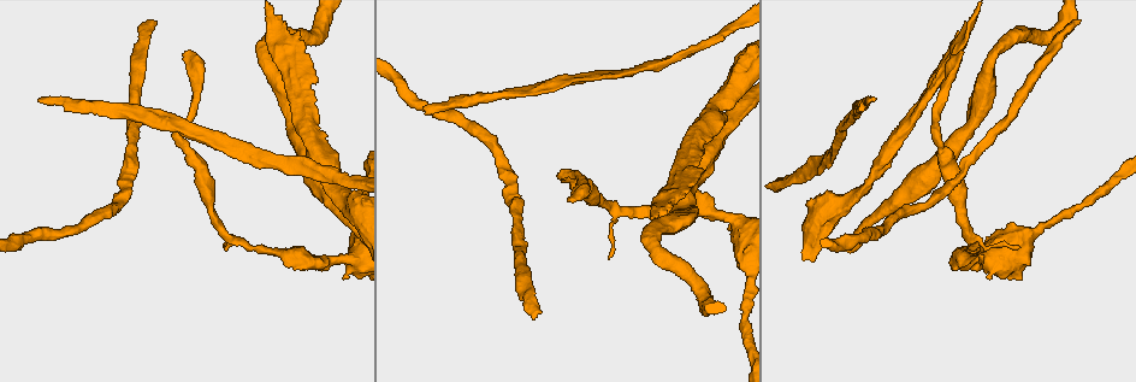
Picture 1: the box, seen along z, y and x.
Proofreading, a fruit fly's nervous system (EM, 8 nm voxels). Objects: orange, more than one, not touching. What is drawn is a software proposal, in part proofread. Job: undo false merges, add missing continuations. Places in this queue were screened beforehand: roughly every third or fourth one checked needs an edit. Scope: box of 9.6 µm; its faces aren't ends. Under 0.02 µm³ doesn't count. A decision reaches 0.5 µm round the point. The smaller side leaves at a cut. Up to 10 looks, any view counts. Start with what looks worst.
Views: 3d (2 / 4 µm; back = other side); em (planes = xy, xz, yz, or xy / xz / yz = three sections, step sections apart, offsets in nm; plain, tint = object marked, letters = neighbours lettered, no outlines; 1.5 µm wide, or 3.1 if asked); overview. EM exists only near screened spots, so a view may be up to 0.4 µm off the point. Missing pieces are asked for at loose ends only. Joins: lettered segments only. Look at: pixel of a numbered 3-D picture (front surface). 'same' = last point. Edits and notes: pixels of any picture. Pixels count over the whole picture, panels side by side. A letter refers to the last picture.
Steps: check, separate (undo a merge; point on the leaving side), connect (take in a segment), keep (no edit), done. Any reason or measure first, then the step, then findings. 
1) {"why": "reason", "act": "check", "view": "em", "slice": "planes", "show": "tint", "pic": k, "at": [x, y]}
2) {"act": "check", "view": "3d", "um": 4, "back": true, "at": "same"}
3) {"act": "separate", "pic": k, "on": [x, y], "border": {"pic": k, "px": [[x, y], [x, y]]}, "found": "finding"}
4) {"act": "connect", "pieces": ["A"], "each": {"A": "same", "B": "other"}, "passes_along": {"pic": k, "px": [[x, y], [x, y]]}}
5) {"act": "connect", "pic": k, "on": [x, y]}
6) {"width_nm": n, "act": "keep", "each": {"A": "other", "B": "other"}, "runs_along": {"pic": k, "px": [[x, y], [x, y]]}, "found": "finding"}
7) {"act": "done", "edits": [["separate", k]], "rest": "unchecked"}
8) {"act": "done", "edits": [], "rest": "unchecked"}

{"why": "end of a long branch", "act": "check", "view": "3d", "um": 4, "pic": 1, "at": [873, 96]}

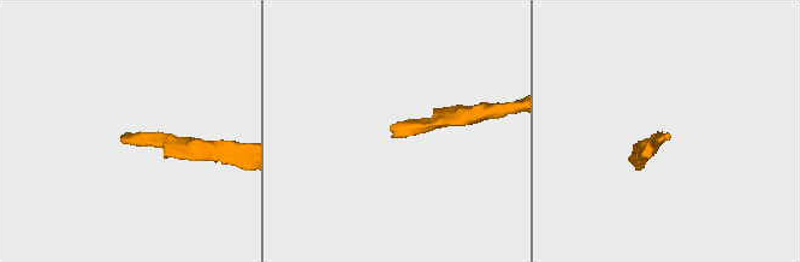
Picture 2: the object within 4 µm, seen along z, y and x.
{"act": "check", "view": "em", "slice": "planes", "show": "letters", "pic": 2, "at": [670, 137]}

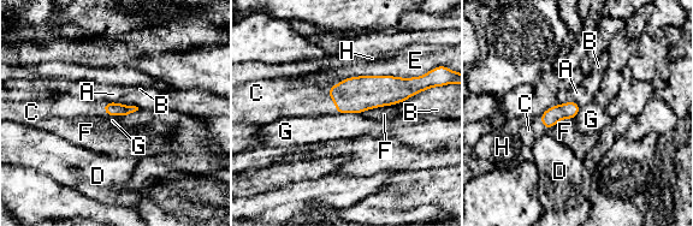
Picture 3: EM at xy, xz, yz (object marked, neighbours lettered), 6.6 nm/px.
{"act": "connect", "pieces": ["C"], "each": {"A": "other", "B": "other", "C": "same", "D": "other", "E": "other", "F": "other", "G": "other", "H": "other"}, "found": "it goes on there"}

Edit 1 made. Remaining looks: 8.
{"why": "end of a long branch", "act": "check", "view": "3d", "um": 4, "pic": 1, "at": [962, 53]}

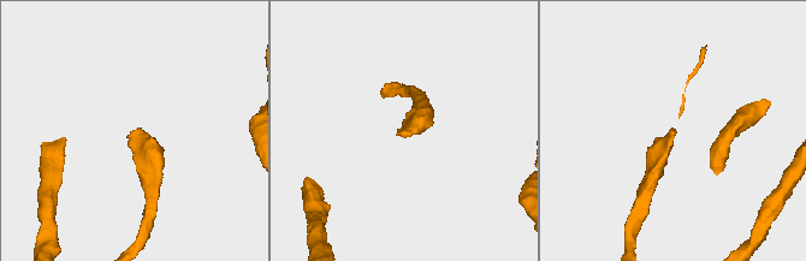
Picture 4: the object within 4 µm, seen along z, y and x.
{"act": "check", "view": "em", "slice": "planes", "show": "letters", "pic": 4, "at": [130, 132]}

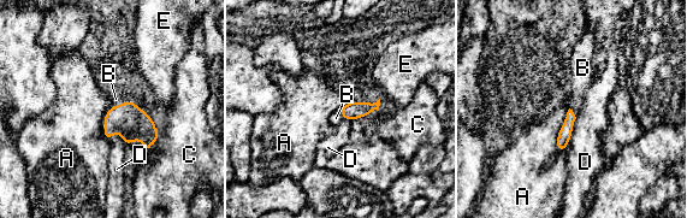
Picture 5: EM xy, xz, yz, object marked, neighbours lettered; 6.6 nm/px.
{"act": "connect", "pieces": ["B"], "each": {"A": "other", "B": "same", "C": "other", "D": "other", "E": "other"}, "found": "it goes on there"}

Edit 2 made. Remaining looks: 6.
{"act": "check", "view": "overview"}

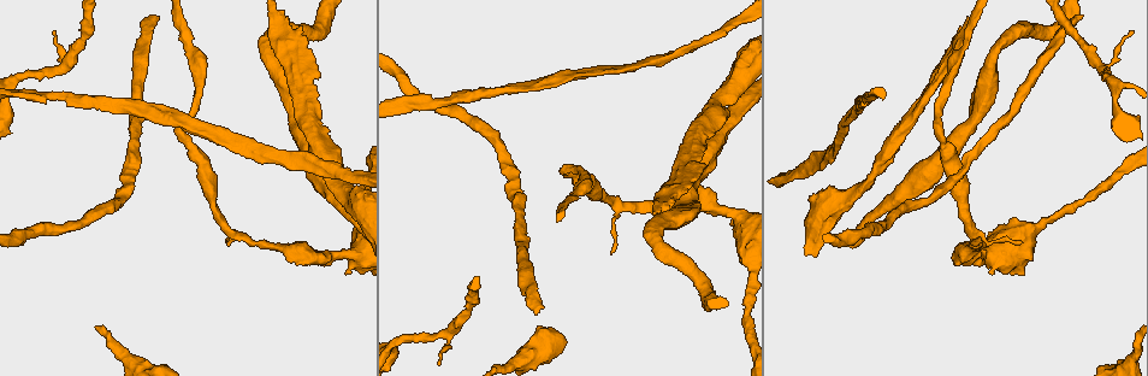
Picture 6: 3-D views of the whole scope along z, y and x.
{"why": "end of a long branch", "act": "check", "view": "em", "slice": "xy", "step": 4, "show": "letters", "pic": 6, "at": [1081, 18]}

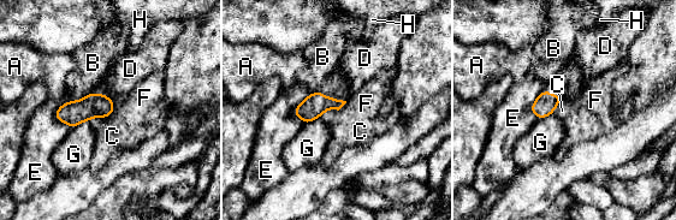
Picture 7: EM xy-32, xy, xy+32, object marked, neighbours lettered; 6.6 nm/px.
{"width_nm": 140, "act": "keep", "each": {"A": "other", "B": "other", "C": "other", "D": "other", "E": "other", "F": "other", "G": "other", "H": "other"}, "found": "none of them fits"}

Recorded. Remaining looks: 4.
{"act": "check", "view": "3d", "um": 2, "pic": 6, "at": [188, 141]}

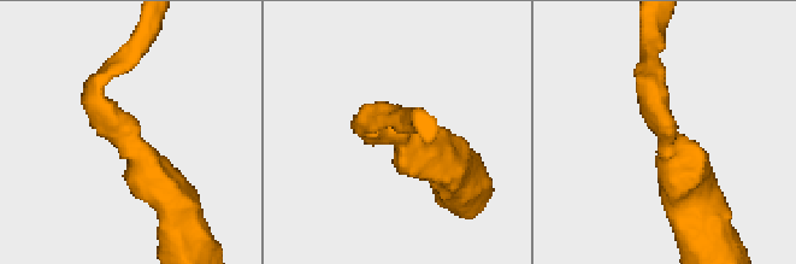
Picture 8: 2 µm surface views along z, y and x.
{"act": "check", "view": "em", "slice": "planes", "show": "letters", "pic": 8, "at": [398, 135]}

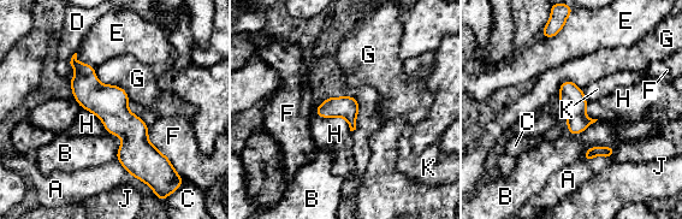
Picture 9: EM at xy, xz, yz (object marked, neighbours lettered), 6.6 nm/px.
{"act": "keep", "each": {"A": "other", "B": "other", "C": "other", "D": "other", "E": "other", "F": "other", "G": "other", "H": "other", "J": "other", "K": "other"}, "found": "all the same neuron"}

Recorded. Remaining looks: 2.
{"act": "done", "edits": [["connect", 3], ["connect", 5]], "rest": "unchecked"}

